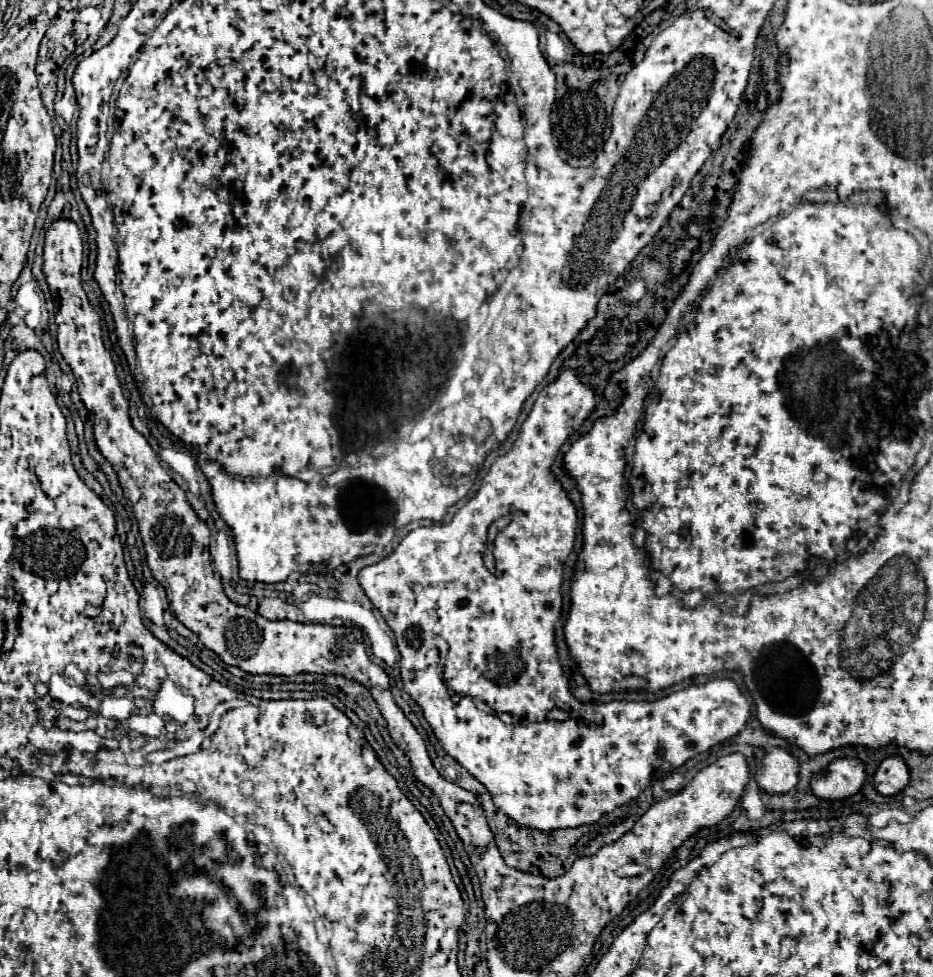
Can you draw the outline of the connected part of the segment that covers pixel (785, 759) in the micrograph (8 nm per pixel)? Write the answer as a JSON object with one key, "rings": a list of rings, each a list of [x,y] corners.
{"rings":[[[773,748],[757,764],[755,780],[761,790],[775,796],[793,790],[797,784],[797,774],[799,774],[797,760],[783,748]]]}

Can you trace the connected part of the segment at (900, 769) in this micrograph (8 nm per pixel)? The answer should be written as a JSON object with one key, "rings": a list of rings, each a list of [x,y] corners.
{"rings":[[[897,756],[885,758],[873,776],[873,788],[881,796],[893,796],[901,792],[907,784],[909,784],[909,770],[905,762]]]}

